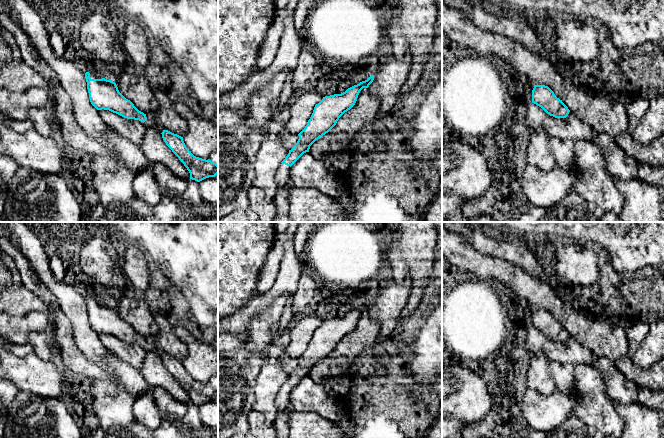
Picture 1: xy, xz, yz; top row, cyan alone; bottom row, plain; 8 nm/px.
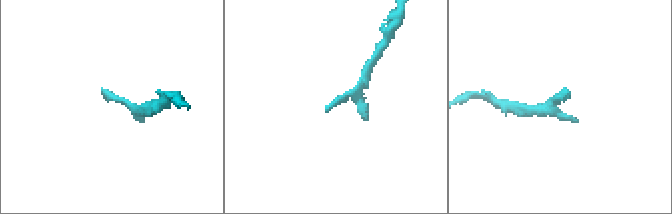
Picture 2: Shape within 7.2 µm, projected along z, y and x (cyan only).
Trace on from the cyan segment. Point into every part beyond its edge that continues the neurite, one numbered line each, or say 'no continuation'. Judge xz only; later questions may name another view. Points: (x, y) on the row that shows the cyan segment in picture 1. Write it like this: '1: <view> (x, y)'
1: xz (282, 173)

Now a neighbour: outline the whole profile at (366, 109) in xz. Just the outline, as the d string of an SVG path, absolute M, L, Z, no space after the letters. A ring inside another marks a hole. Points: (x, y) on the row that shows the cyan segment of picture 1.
M363 88L355 105L339 118L328 133L310 146L310 154L317 158L323 158L331 153L349 151L356 135L363 130L366 124L376 120L380 108L380 100L373 97L368 88Z

